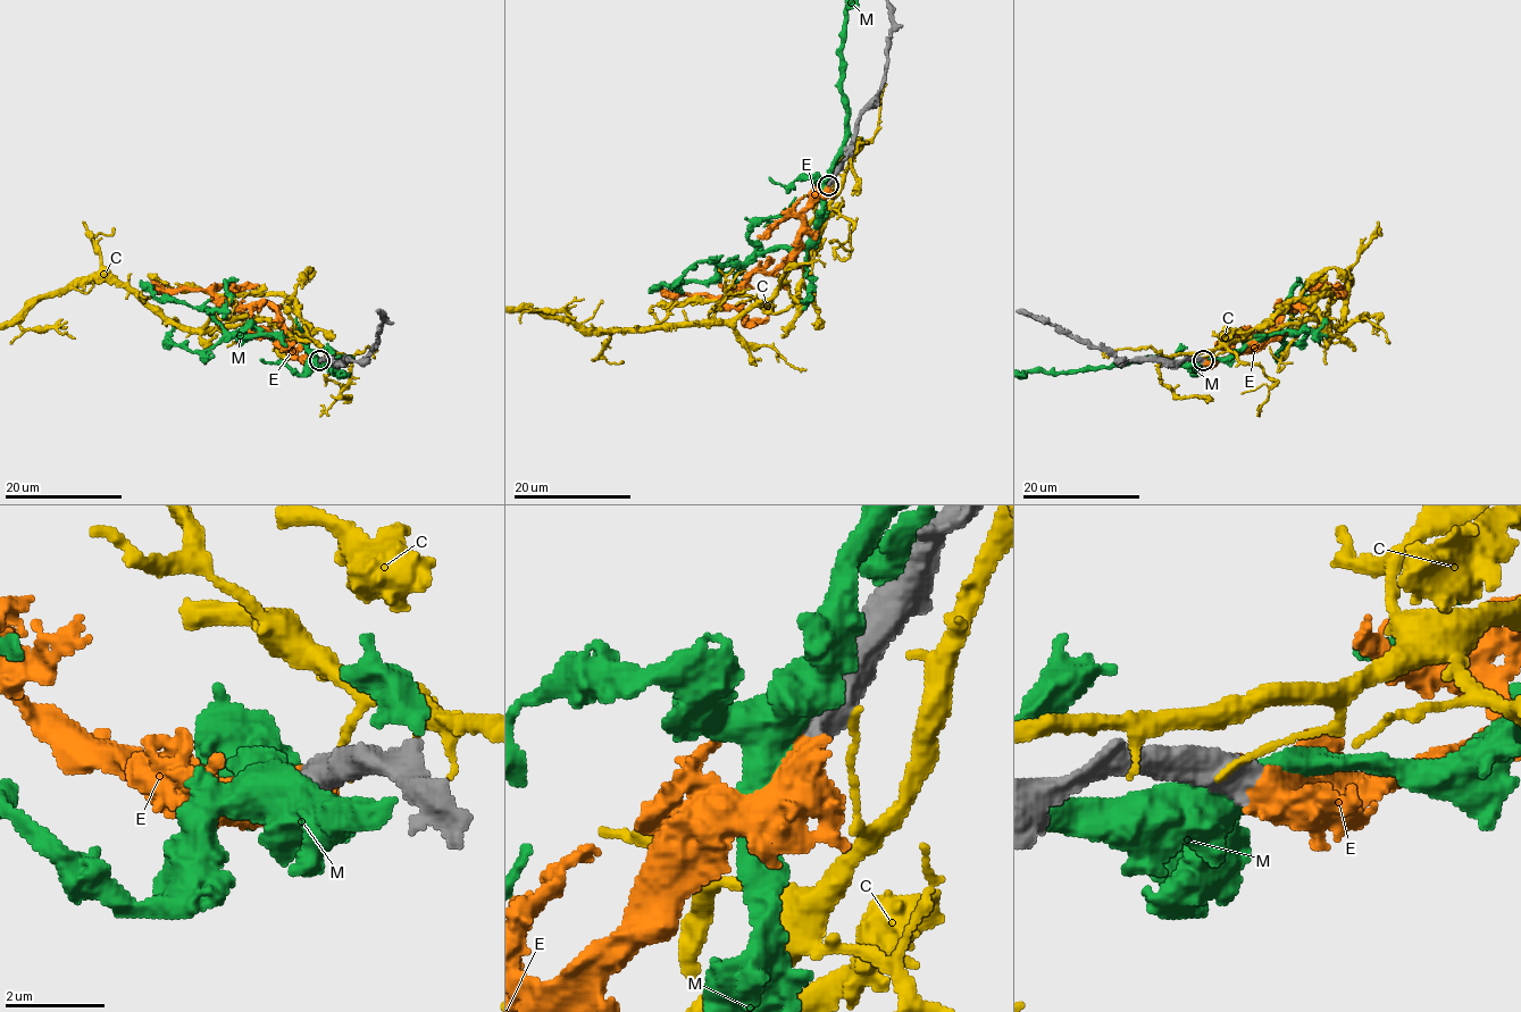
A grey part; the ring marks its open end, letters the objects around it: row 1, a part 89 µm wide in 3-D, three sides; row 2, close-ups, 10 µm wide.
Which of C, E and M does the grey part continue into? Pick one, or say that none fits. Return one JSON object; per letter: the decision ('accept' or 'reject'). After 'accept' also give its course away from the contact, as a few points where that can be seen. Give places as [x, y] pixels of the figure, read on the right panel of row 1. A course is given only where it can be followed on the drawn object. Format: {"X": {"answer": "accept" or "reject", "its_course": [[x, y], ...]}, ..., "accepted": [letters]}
{"C": {"answer": "reject"}, "E": {"answer": "accept"}, "M": {"answer": "reject"}, "accepted": ["E"]}

